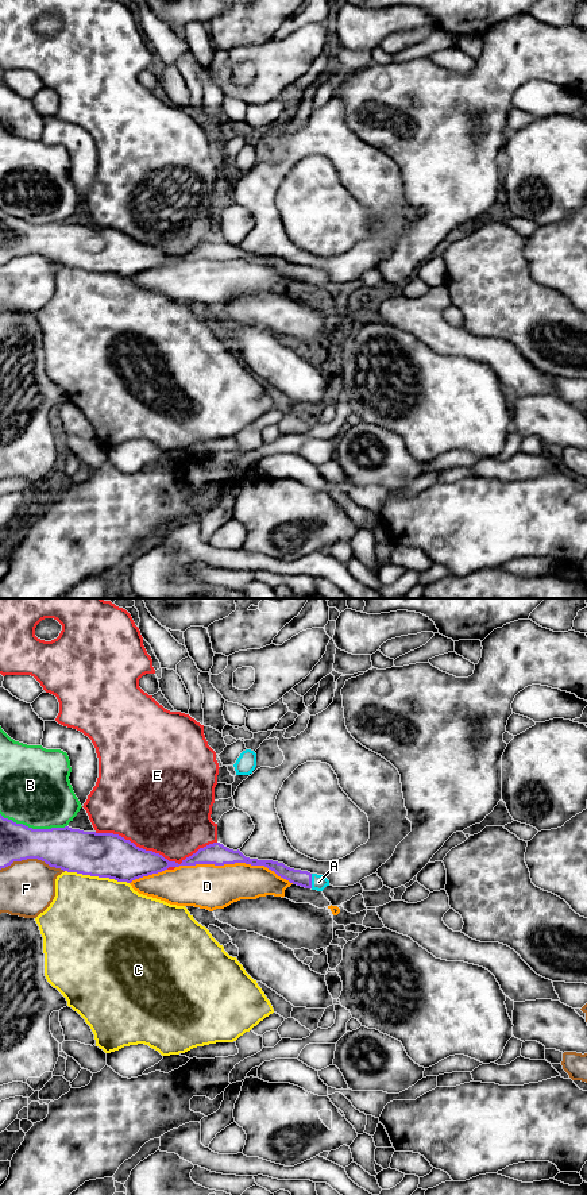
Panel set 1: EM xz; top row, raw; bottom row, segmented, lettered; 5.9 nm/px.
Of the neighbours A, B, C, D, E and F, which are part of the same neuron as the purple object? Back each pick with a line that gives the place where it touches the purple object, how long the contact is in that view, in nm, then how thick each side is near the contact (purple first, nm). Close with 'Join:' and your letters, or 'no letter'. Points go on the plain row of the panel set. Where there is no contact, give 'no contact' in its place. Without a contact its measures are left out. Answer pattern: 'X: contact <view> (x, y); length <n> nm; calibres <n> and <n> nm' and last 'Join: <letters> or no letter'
A: contact xz (311, 276); length 90 nm; calibres 100 and 90 nm
Join: A

